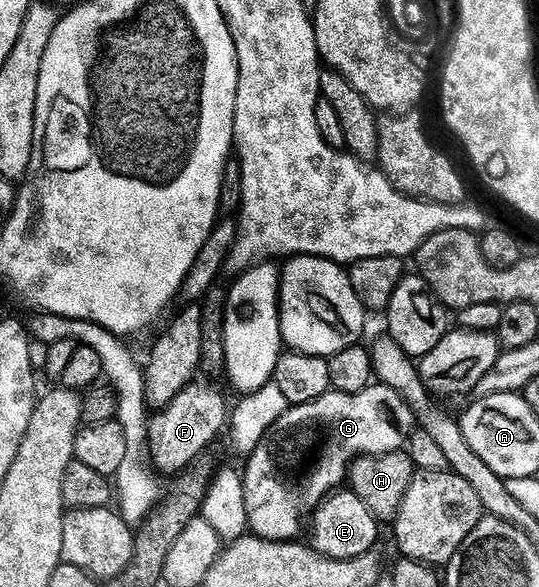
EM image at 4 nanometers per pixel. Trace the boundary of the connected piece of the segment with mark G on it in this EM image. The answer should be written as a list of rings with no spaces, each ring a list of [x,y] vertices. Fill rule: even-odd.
[[[374,383],[366,391],[358,391],[358,395],[329,391],[322,399],[289,407],[272,426],[271,439],[261,441],[247,458],[248,470],[242,473],[249,530],[265,541],[291,542],[300,527],[300,515],[308,501],[315,502],[323,498],[336,487],[334,485],[338,481],[345,480],[350,464],[348,453],[395,453],[405,448],[406,439],[411,438],[416,428],[417,421],[404,402],[404,397],[390,386],[379,383]],[[294,427],[319,429],[317,454],[312,456],[308,449],[299,450],[298,456],[304,460],[304,474],[300,478],[288,477],[283,481],[278,471],[280,457],[276,454],[276,445],[272,440],[282,440],[284,433],[291,434]]]

